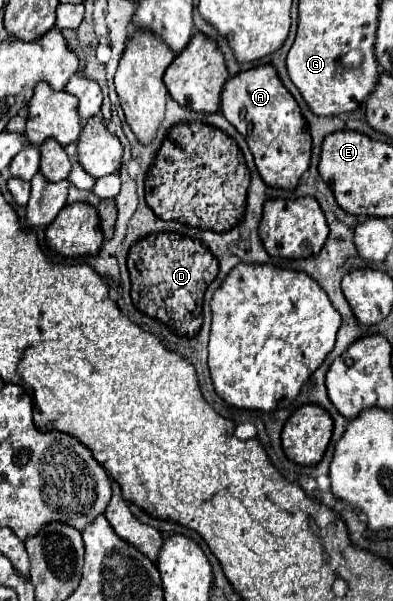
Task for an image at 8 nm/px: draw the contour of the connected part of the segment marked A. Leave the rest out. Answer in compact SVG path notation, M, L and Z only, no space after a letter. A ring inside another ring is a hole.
M259 65L231 77L221 93L221 113L241 135L245 135L255 165L271 187L293 189L311 161L311 135L293 95L281 83L273 65ZM253 123L249 131L247 125Z

